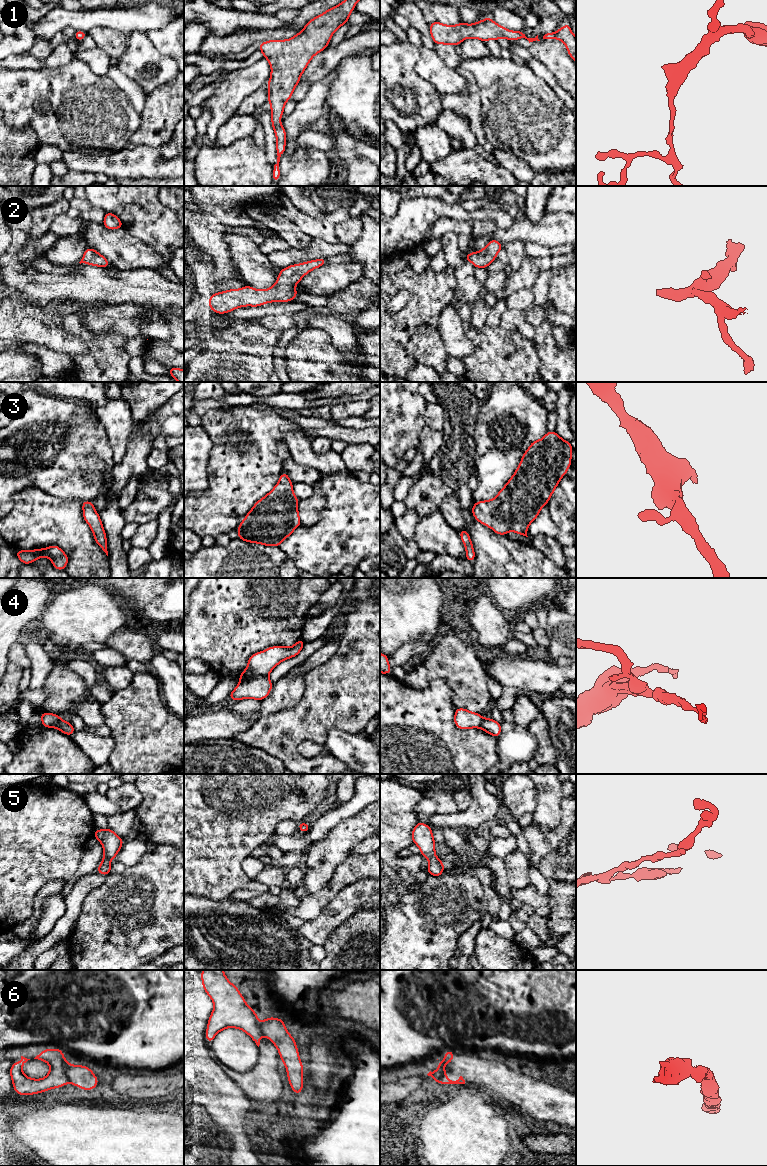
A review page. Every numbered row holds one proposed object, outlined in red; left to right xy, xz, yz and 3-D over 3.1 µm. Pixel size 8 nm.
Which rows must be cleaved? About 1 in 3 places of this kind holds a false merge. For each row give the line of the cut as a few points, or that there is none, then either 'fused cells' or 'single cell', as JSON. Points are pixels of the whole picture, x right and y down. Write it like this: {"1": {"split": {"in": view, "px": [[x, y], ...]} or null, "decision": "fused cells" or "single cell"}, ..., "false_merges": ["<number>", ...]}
{"1": {"split": null, "decision": "single cell"}, "2": {"split": null, "decision": "single cell"}, "3": {"split": null, "decision": "single cell"}, "4": {"split": {"in": "xz", "px": [[267, 675], [257, 675], [240, 682]]}, "decision": "fused cells"}, "5": {"split": null, "decision": "single cell"}, "6": {"split": {"in": "yz", "px": [[439, 1066], [442, 1074], [433, 1079]]}, "decision": "fused cells"}, "false_merges": ["4", "6"]}

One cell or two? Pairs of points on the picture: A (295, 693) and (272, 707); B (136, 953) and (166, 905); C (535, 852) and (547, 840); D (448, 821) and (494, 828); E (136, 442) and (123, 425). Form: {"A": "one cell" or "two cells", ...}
{"A": "one cell", "B": "one cell", "C": "one cell", "D": "two cells", "E": "two cells"}

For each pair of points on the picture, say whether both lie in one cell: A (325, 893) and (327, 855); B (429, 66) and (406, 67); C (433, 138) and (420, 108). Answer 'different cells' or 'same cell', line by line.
A: different cells
B: different cells
C: different cells

